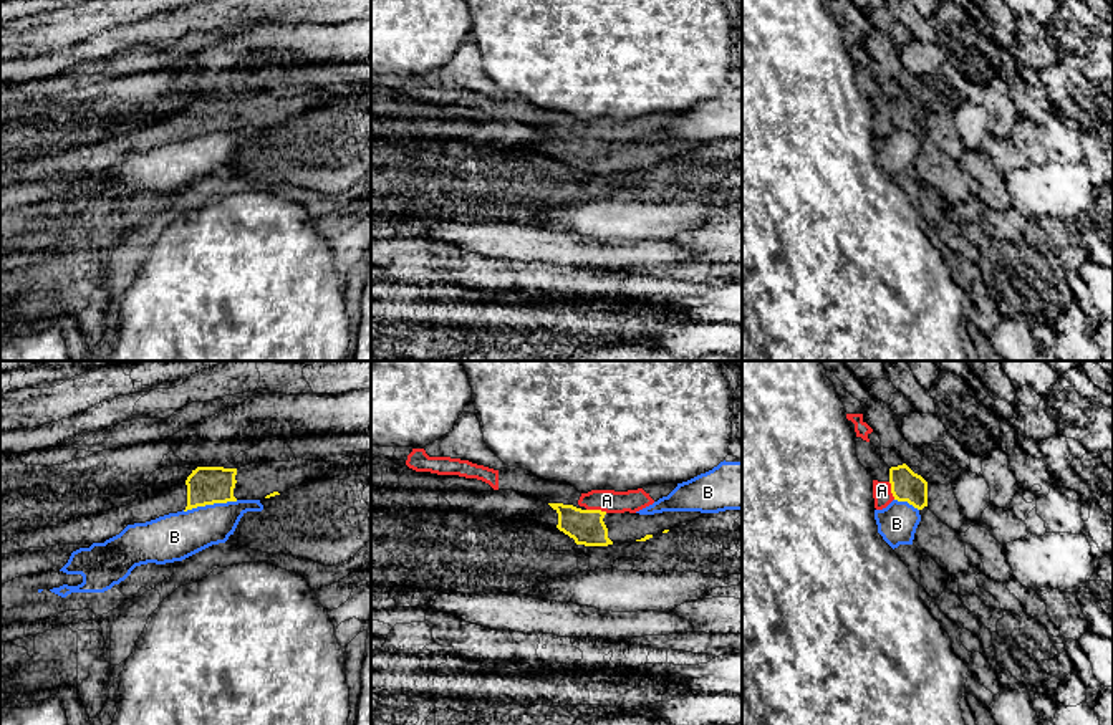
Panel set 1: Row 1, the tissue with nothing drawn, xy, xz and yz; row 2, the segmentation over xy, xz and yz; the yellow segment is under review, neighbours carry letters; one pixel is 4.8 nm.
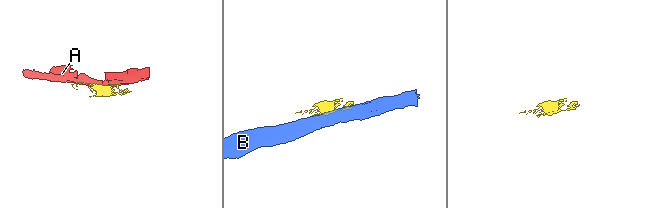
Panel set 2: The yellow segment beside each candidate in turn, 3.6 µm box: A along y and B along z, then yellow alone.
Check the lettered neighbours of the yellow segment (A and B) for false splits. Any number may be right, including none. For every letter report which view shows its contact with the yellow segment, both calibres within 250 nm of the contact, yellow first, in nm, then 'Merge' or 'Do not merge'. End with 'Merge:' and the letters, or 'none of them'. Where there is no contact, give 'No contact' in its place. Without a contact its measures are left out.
A: Touches yellow in xz. Thickness 170 nm (yellow) against 110 nm. Do not merge
B: Touches yellow in xy. Thickness 190 nm (yellow) against 240 nm. Do not merge
Merge: none of them

